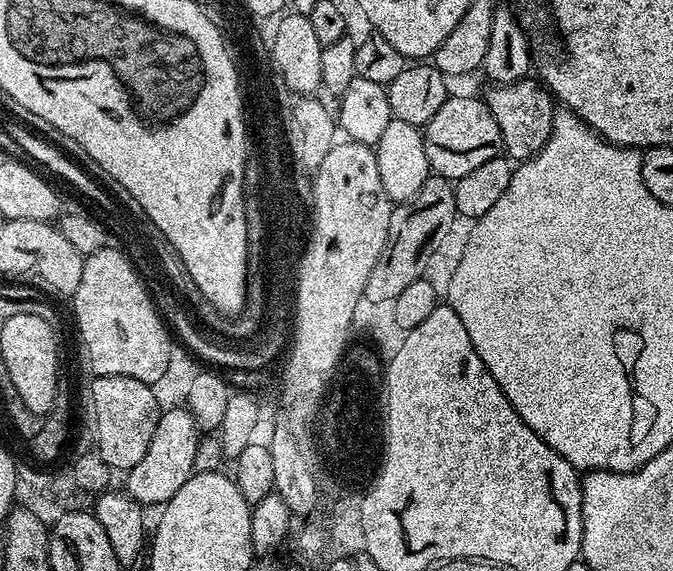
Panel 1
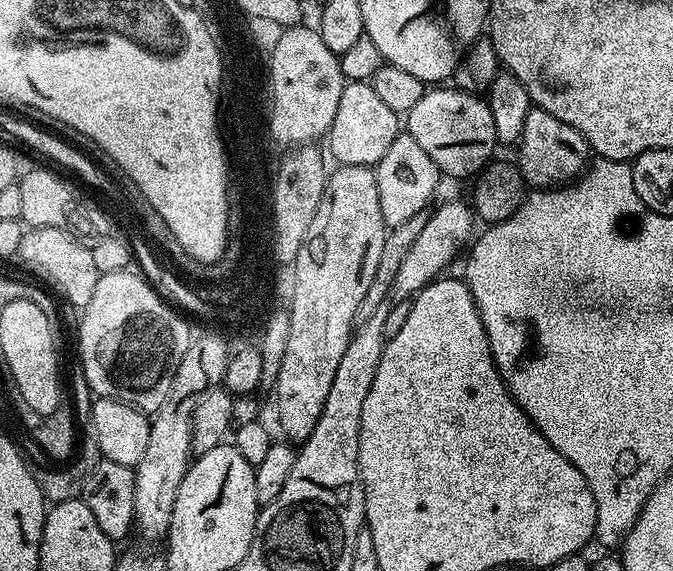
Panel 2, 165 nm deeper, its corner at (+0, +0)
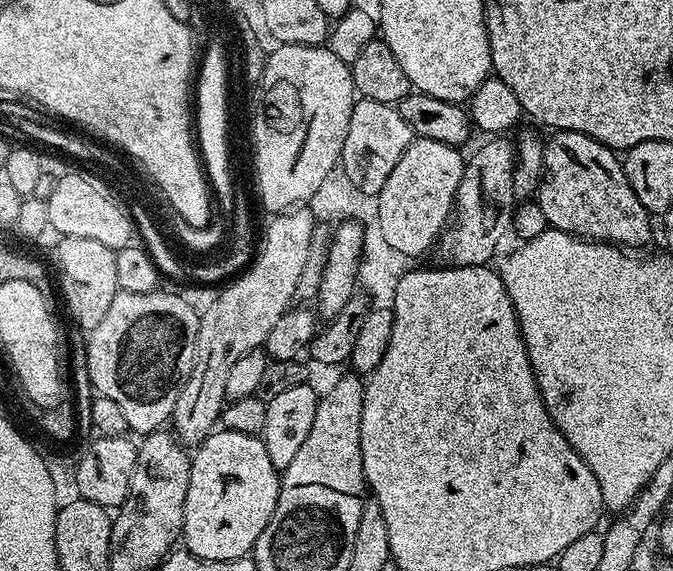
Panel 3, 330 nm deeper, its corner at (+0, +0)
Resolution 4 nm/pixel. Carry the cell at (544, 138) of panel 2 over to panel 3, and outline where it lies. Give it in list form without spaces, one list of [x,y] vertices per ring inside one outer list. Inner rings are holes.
[[[556,130],[549,136],[552,137],[544,140],[544,178],[538,193],[547,227],[584,240],[615,244],[625,250],[640,250],[636,248],[650,243],[650,213],[638,202],[638,194],[634,194],[624,173],[621,157],[581,132]]]

